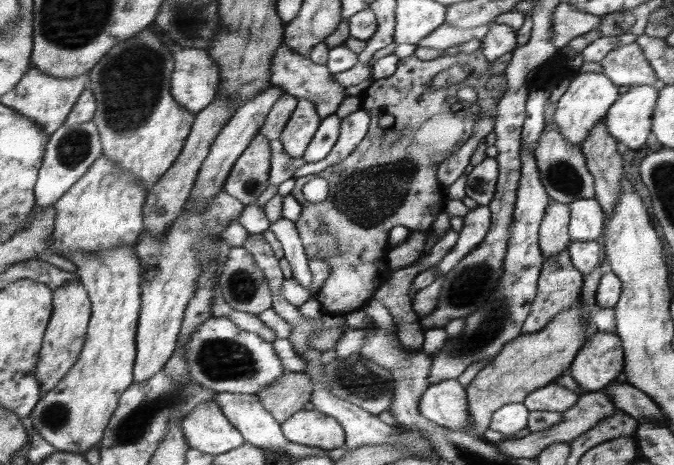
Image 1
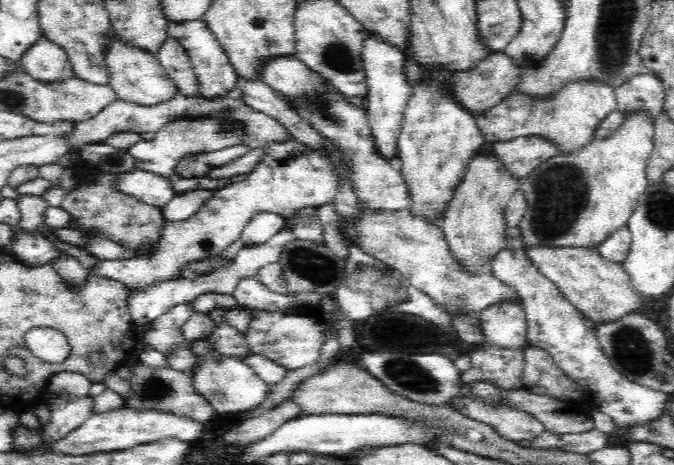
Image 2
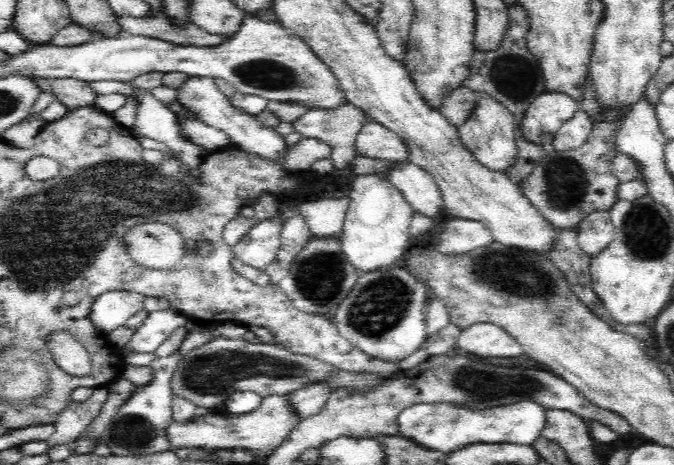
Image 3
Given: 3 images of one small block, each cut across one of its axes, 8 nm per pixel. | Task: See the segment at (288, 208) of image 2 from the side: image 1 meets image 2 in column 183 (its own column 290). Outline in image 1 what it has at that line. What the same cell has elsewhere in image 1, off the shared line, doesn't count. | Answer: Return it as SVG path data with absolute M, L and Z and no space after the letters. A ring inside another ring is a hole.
M281 217L269 227L282 245L284 257L293 268L293 278L309 289L309 292L313 291L314 274L311 272L309 266L310 258L305 246L303 246L296 222Z

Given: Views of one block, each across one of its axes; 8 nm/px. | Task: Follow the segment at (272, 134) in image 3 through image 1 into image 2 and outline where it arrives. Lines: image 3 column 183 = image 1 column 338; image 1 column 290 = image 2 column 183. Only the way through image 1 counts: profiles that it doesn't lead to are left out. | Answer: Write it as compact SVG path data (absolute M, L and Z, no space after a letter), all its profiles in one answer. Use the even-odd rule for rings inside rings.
M169 36L156 56L170 79L176 82L178 92L185 96L199 94L198 78L191 66L191 58L178 39Z

